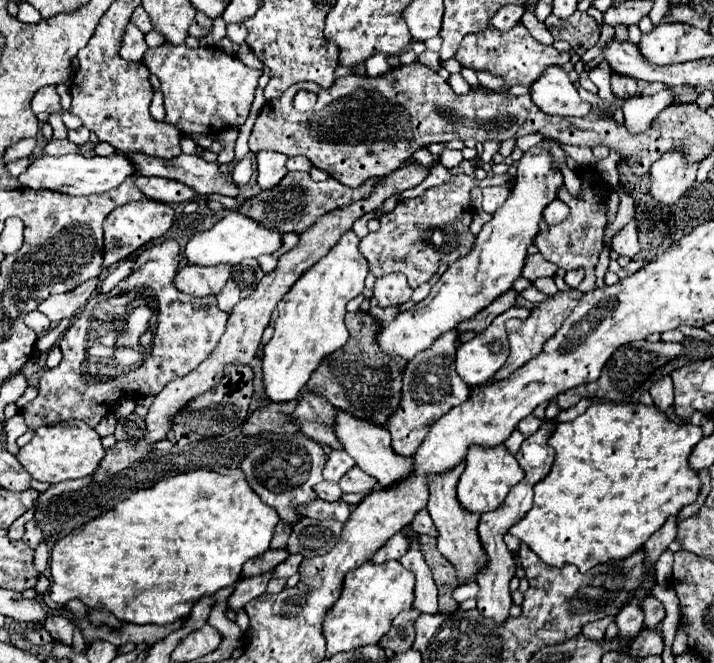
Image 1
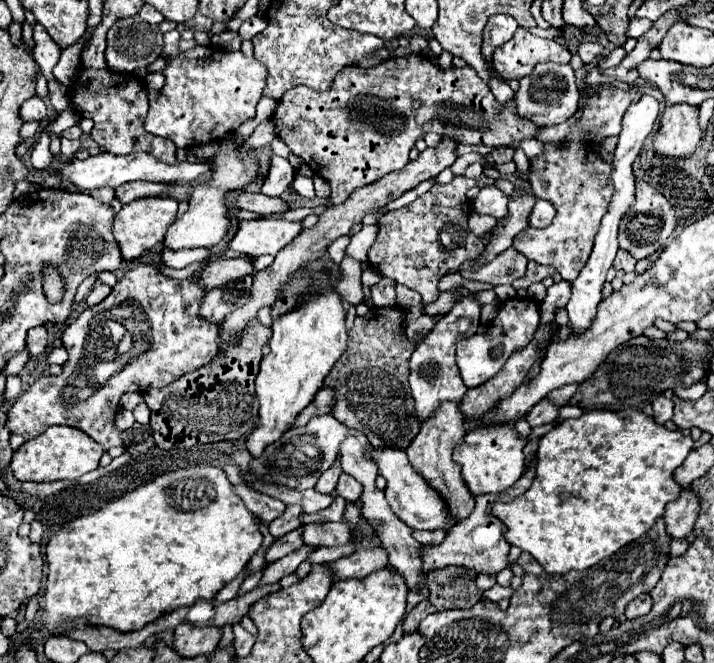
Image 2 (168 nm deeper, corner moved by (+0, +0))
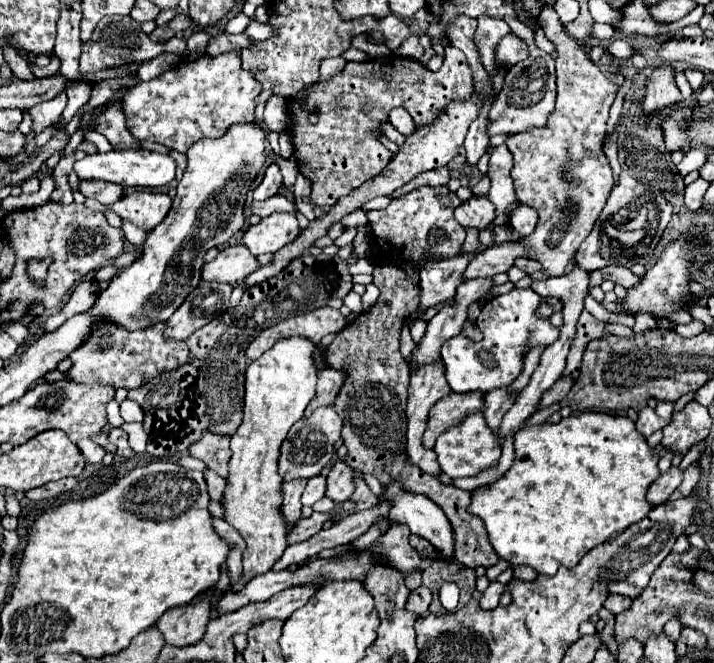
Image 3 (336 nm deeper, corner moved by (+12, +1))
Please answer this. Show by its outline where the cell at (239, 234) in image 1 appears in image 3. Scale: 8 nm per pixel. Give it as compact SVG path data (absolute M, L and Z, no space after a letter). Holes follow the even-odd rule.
M276 213L276 215L264 217L256 225L250 225L242 233L242 241L252 255L276 253L284 245L292 243L298 237L298 233L300 233L300 227L298 227L296 215Z

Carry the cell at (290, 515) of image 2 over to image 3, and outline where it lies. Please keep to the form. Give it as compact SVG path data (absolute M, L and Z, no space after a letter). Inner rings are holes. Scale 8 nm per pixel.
M300 479L300 481L288 481L288 483L282 483L282 515L288 523L296 523L300 519L300 497L302 497L302 491L306 487L306 481Z

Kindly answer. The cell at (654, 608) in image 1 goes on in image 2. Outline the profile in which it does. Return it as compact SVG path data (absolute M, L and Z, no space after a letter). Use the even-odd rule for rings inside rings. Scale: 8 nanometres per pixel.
M638 596L636 600L632 600L624 612L626 618L638 618L638 616L644 616L648 614L652 608L652 598L650 596Z

